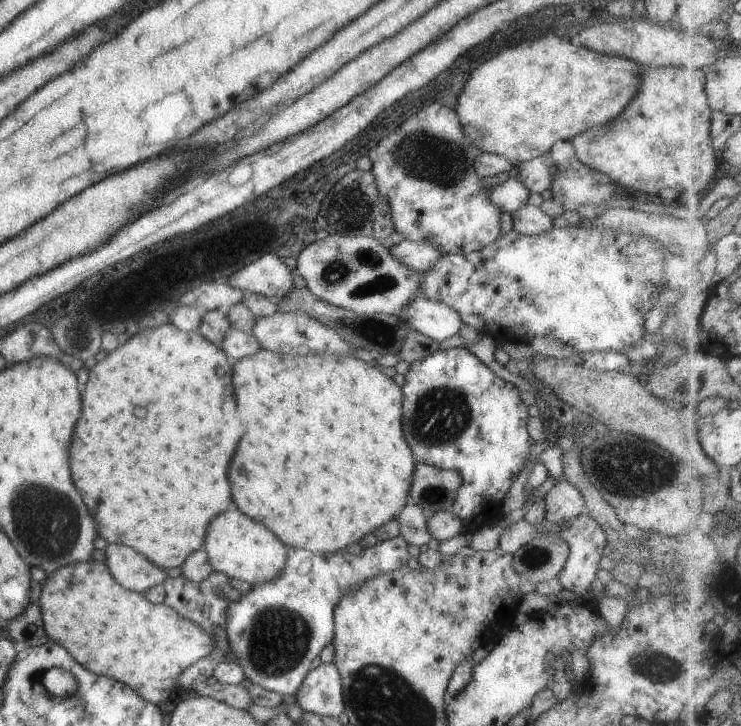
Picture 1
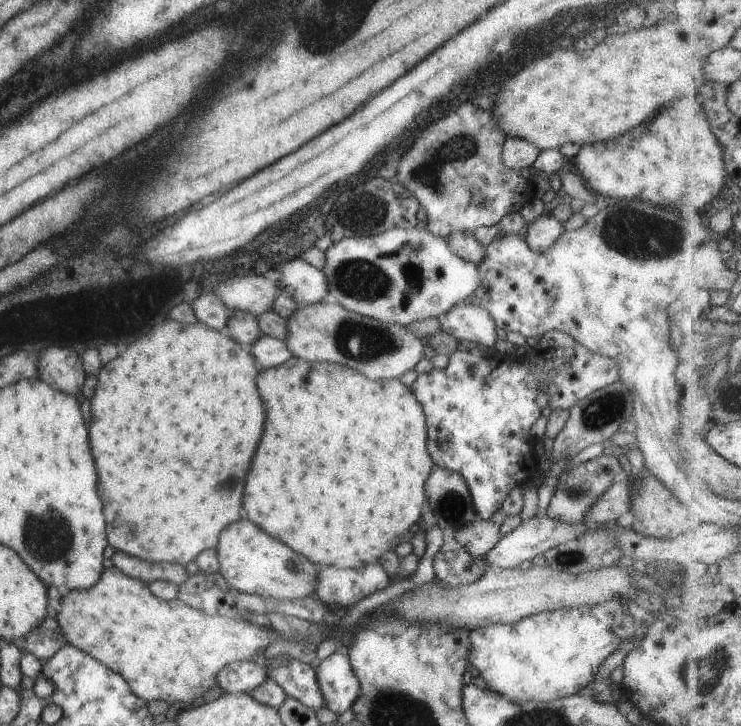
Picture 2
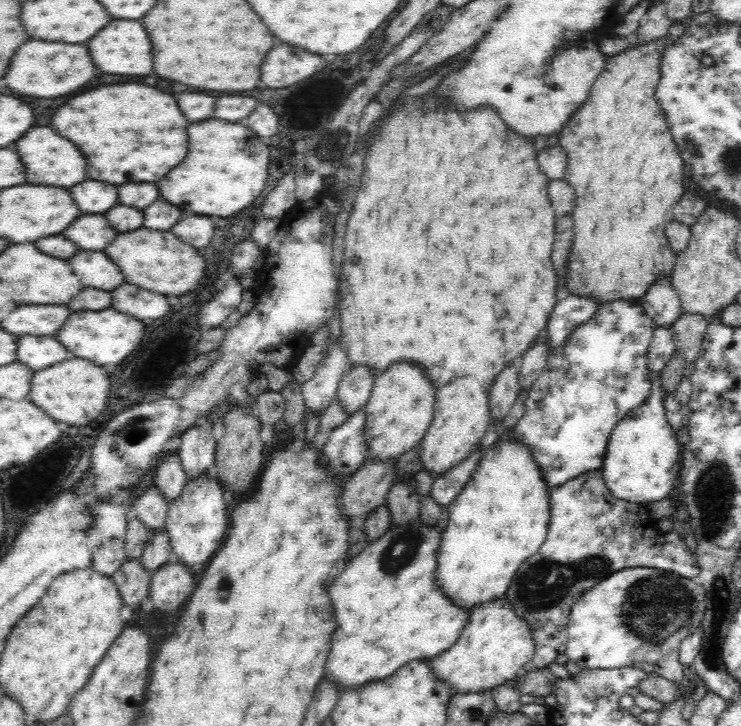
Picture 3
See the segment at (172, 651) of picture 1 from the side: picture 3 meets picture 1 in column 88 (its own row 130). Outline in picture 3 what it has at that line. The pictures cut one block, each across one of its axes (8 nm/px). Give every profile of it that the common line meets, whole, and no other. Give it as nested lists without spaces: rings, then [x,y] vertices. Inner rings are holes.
[[[664,35],[640,46],[631,43],[623,52],[606,55],[604,70],[592,83],[586,100],[572,112],[559,132],[559,145],[566,149],[568,156],[564,178],[576,190],[568,292],[576,296],[594,296],[600,305],[618,298],[639,300],[658,276],[673,272],[677,258],[664,236],[664,228],[674,219],[672,206],[684,192],[684,164],[655,95],[662,56],[672,44],[674,40]]]

